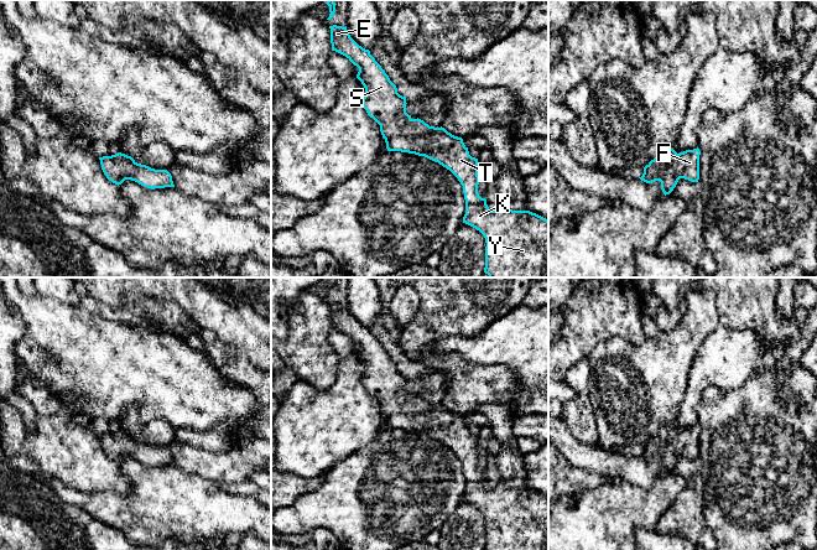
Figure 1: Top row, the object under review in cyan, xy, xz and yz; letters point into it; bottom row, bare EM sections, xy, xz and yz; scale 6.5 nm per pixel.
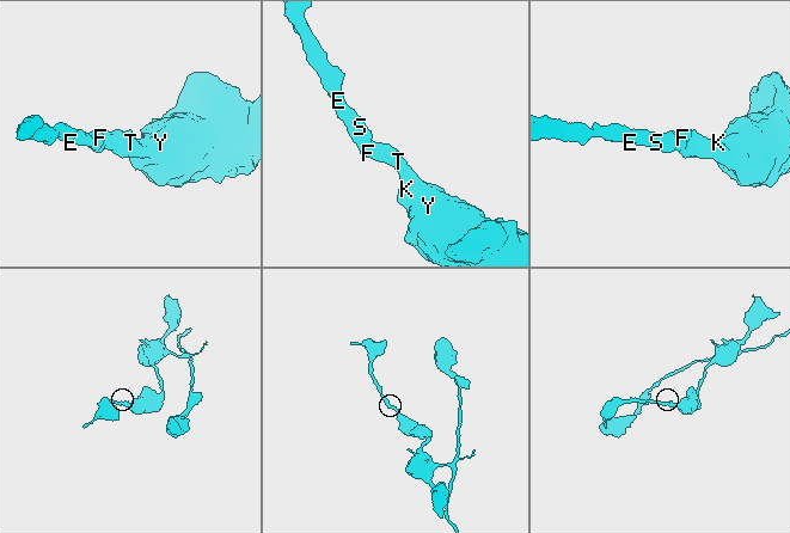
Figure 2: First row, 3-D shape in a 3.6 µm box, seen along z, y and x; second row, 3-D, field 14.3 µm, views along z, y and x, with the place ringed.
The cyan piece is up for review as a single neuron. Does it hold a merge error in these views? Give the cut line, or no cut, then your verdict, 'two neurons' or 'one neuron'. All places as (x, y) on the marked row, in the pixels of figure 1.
cut none; one neuron

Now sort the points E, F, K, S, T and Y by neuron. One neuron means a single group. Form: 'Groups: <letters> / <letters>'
Groups: E F K S T Y

